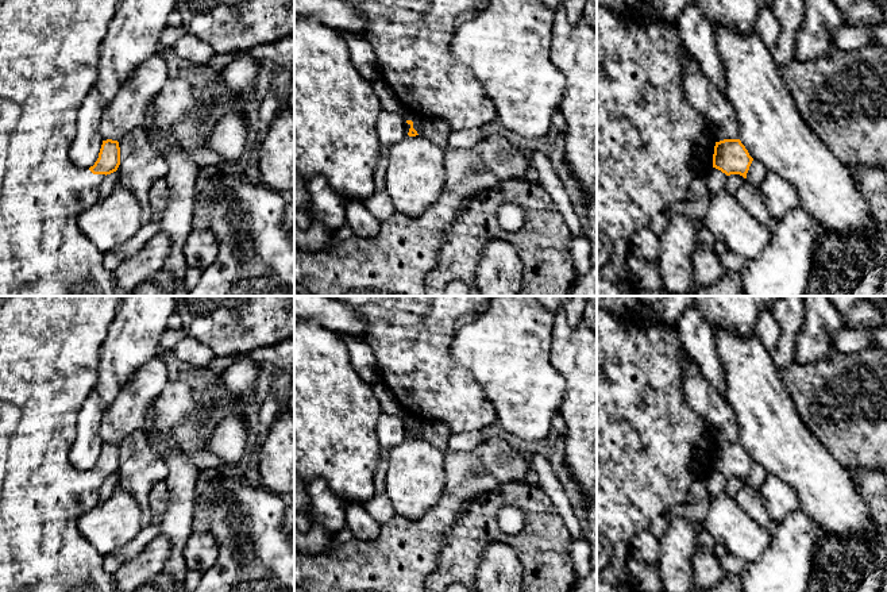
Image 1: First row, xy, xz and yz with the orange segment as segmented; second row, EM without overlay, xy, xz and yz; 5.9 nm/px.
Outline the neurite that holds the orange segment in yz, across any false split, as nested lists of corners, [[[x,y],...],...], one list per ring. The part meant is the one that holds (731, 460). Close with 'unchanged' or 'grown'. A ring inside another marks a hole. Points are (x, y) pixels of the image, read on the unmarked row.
[[[724,442],[716,445],[713,470],[721,473],[726,478],[740,477],[747,481],[752,464],[753,461],[740,442]]] | unchanged

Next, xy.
[[[9,296],[0,304],[0,592],[117,592],[112,574],[103,568],[103,556],[80,534],[77,519],[99,504],[99,491],[107,477],[117,473],[120,468],[120,450],[117,443],[103,443],[99,461],[89,472],[76,470],[70,464],[70,449],[76,439],[78,414],[93,388],[96,388],[100,366],[100,346],[107,338],[111,323],[124,296]]] | grown

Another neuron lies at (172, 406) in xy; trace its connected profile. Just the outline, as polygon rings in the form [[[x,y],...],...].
[[[169,381],[153,404],[154,419],[144,433],[149,443],[162,457],[170,447],[177,426],[190,414],[196,401],[194,392],[182,381]]]

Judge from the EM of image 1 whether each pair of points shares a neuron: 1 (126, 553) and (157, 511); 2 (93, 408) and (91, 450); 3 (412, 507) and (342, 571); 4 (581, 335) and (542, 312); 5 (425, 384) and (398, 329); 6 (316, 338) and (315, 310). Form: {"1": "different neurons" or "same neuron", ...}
{"1": "same neuron", "2": "same neuron", "3": "different neurons", "4": "different neurons", "5": "same neuron", "6": "different neurons"}

